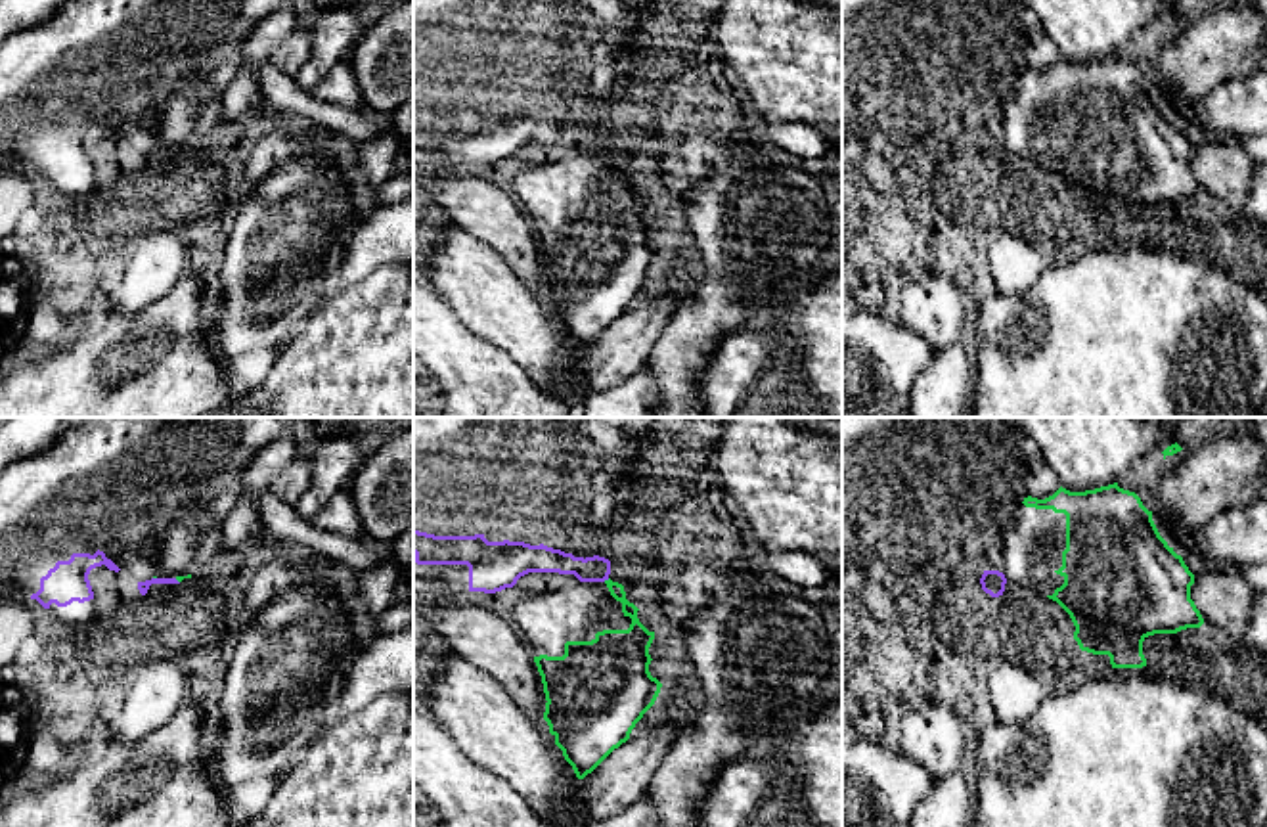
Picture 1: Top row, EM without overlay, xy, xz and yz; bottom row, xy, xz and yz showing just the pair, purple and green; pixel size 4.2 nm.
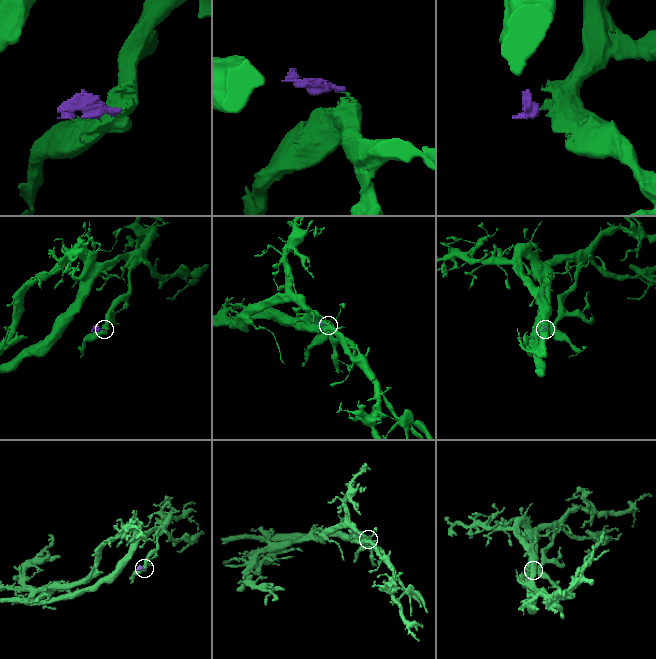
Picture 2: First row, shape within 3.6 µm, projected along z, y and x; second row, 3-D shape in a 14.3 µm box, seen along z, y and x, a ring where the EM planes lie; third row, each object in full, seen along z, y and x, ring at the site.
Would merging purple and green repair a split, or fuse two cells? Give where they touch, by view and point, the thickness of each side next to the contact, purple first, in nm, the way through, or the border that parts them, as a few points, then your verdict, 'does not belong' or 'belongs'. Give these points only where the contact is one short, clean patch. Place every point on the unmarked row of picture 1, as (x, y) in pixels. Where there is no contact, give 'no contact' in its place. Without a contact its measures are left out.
xz (605, 150) | 110/80 nm | along xz (609, 150), (603, 152) | does not belong

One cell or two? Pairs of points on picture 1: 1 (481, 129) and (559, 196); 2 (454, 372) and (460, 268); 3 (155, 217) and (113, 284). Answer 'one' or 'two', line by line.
1: two
2: two
3: two

